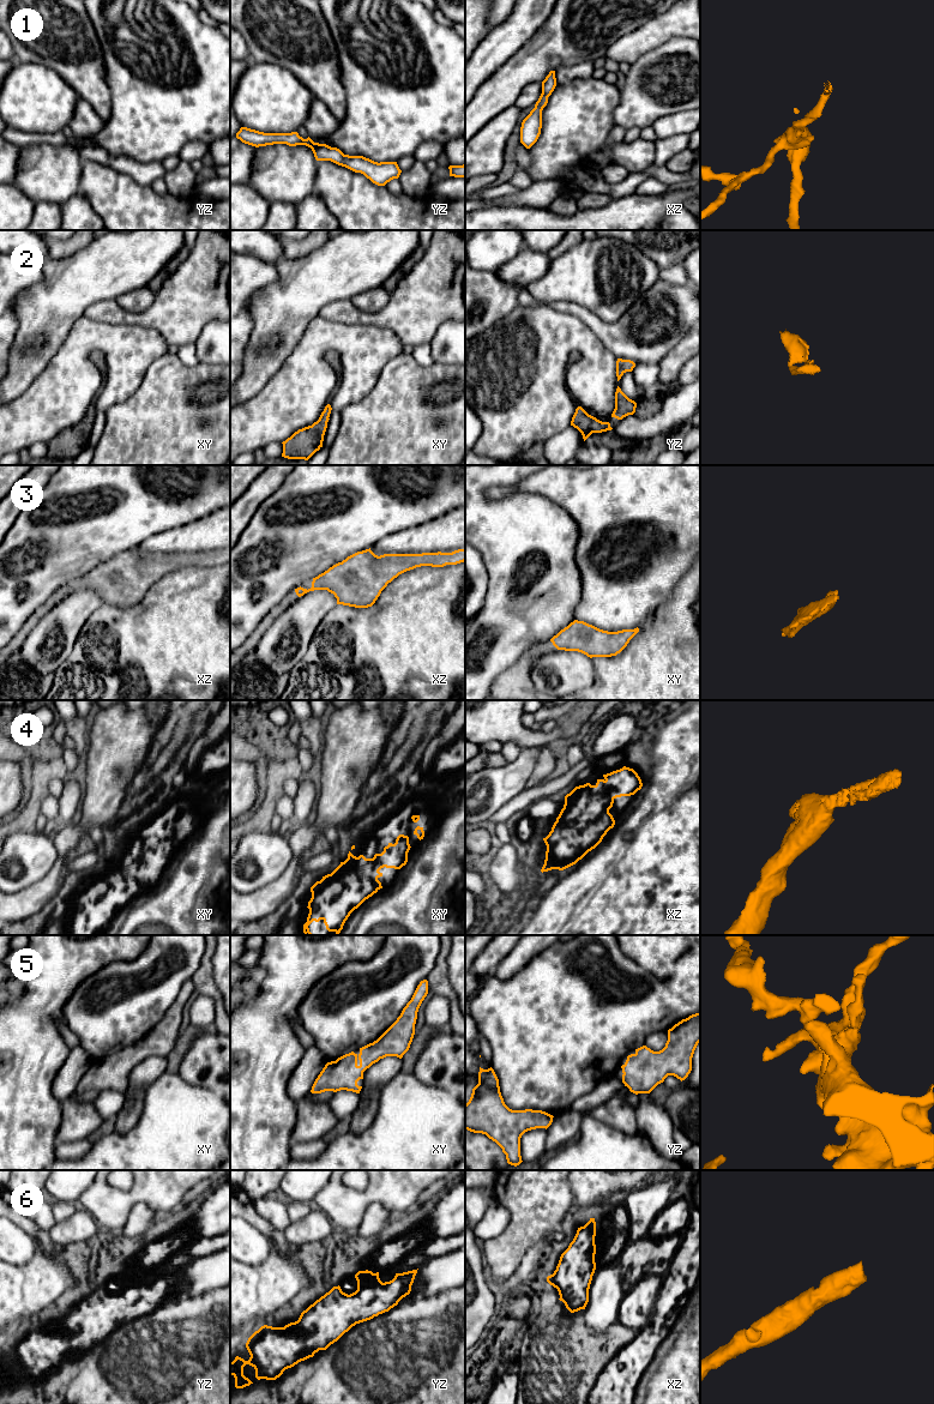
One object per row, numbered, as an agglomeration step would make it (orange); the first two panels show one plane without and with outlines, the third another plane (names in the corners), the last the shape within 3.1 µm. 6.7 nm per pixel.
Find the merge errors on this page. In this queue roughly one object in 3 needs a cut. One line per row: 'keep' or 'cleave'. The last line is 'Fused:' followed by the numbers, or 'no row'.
1: keep
2: keep
3: keep
4: keep
5: keep
6: keep
Fused: no row

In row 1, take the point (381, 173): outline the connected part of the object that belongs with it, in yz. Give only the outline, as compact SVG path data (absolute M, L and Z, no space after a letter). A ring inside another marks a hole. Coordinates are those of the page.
M241 127L236 138L242 143L259 147L273 144L289 146L306 145L312 149L317 161L331 161L355 173L363 174L373 183L385 186L393 179L398 179L402 170L397 162L374 162L363 156L344 155L339 149L326 144L314 143L309 137L303 139L297 132L291 133L264 133L247 127Z

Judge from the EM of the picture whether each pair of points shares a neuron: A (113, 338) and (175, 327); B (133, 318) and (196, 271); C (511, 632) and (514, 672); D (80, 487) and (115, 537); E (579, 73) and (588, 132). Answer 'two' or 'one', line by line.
A: two
B: one
C: two
D: one
E: two

